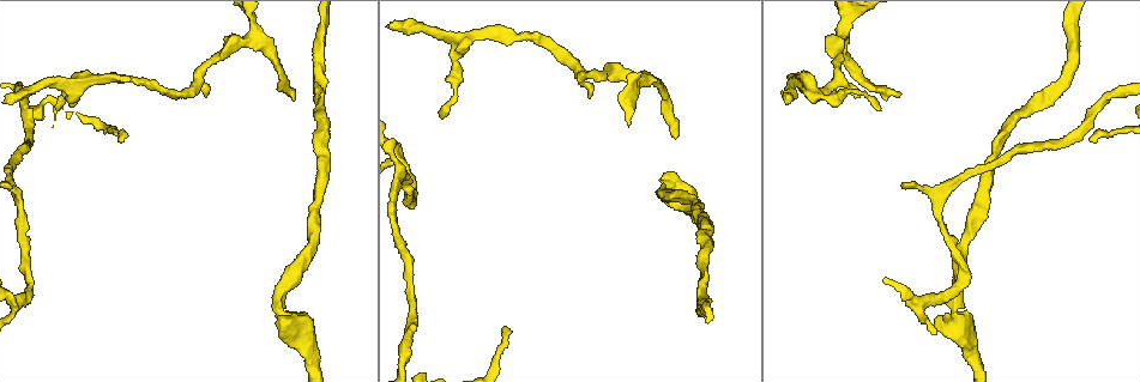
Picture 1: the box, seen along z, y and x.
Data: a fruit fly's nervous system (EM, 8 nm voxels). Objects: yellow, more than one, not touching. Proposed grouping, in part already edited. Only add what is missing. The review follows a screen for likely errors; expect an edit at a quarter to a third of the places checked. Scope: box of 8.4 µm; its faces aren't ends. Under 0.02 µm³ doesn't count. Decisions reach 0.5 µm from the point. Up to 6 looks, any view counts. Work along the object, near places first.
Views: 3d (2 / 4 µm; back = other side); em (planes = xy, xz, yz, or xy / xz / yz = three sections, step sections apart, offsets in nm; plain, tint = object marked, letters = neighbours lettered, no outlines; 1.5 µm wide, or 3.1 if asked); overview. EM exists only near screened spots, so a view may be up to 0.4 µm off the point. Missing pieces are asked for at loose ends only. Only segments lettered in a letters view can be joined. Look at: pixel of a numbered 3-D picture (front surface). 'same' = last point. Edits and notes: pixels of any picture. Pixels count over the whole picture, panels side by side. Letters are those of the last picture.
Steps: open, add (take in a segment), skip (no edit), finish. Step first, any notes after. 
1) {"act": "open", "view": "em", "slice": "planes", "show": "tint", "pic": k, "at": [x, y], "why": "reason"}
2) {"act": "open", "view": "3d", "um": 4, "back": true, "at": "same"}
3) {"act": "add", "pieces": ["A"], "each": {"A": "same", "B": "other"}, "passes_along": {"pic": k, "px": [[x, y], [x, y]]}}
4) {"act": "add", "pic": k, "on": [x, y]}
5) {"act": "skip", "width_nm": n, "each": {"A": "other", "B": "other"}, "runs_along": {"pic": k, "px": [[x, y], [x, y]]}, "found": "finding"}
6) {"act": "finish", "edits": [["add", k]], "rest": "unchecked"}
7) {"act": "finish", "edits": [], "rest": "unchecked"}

{"act": "open", "view": "3d", "um": 2, "pic": 1, "at": [673, 137], "why": "thin end"}

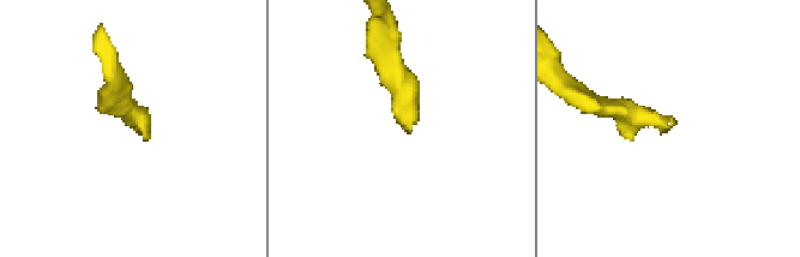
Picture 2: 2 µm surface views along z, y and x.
{"act": "open", "view": "em", "slice": "yz", "step": 8, "show": "letters", "pic": 2, "at": [139, 117]}

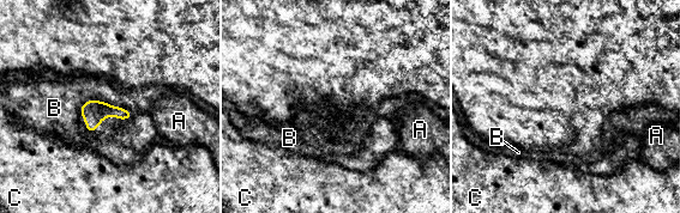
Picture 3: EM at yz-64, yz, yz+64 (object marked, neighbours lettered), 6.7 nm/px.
{"act": "open", "view": "em", "slice": "planes", "show": "letters", "at": "same"}

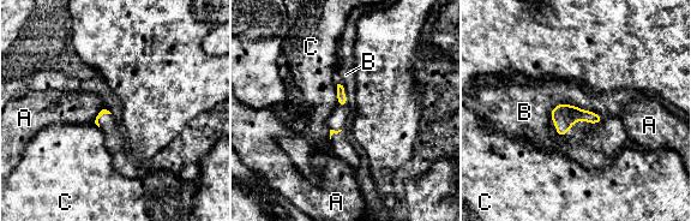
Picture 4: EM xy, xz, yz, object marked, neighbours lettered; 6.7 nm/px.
{"act": "skip", "longest_contact_nm": ["C", 140], "each": {"A": "other", "B": "other", "C": "other"}, "found": "no lettered segment goes on from it"}

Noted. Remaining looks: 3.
{"act": "open", "view": "3d", "um": 2, "pic": 1, "at": [589, 96], "why": "tapers out"}

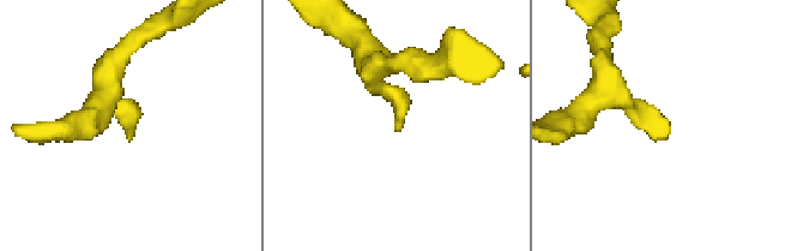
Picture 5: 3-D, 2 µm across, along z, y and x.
{"act": "open", "view": "em", "slice": "planes", "show": "letters", "pic": 5, "at": [670, 132], "why": "need the tissue"}

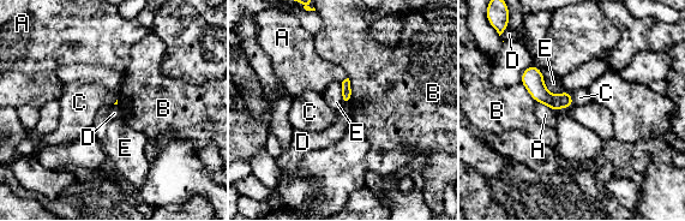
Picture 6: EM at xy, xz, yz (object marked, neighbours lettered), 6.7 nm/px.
{"act": "skip", "each": {"A": "other", "B": "other", "C": "other", "D": "other", "E": "other"}, "border": {"pic": 6, "px": [[343, 103], [348, 105]]}, "found": "none of them fits"}

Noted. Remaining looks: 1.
{"act": "open", "view": "em", "slice": "planes", "show": "letters", "pic": 1, "at": [59, 109], "why": "tapers out"}

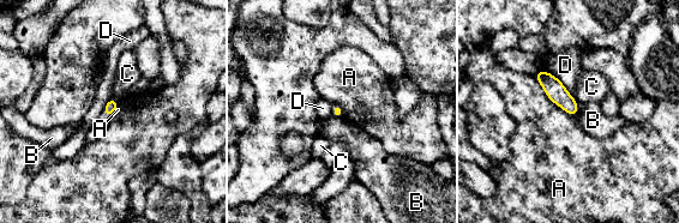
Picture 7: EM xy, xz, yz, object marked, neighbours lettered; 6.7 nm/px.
{"act": "skip", "longest_contact_nm": ["A", 380], "each": {"A": "other", "B": "other", "C": "other", "D": "other"}, "found": "none of them fits"}

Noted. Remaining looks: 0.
{"act": "finish", "edits": [], "rest": "unchecked"}

